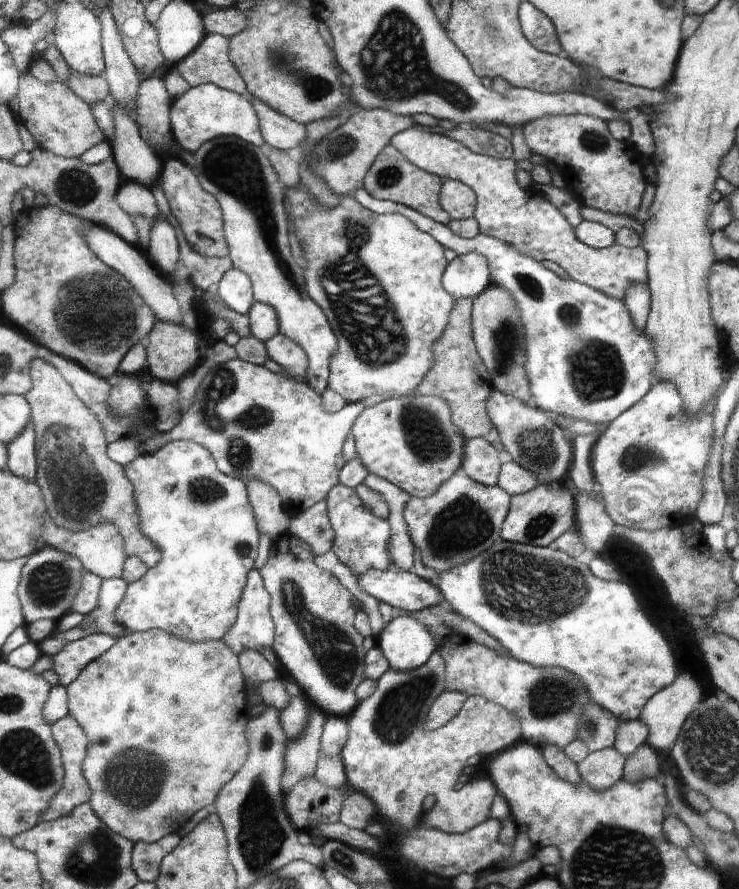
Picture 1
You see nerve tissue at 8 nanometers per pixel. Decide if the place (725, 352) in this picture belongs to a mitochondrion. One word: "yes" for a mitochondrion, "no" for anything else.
no

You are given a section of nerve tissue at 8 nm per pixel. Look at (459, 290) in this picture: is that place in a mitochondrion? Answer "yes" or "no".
no

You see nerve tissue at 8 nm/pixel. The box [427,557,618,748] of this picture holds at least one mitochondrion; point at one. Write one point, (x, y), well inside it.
(547, 700)

